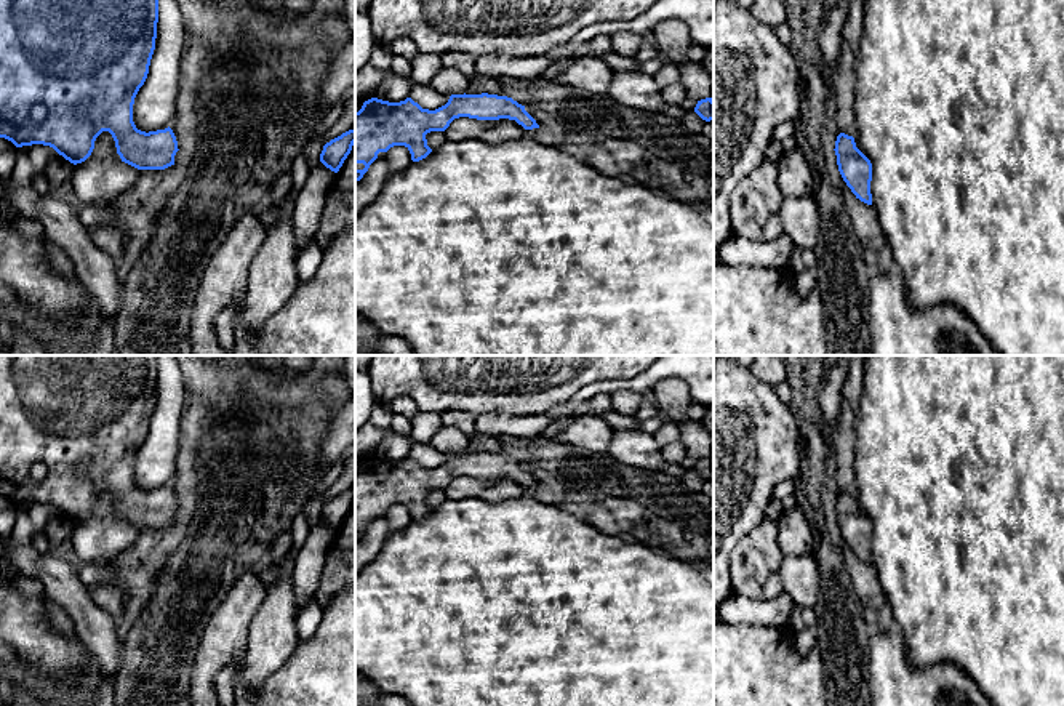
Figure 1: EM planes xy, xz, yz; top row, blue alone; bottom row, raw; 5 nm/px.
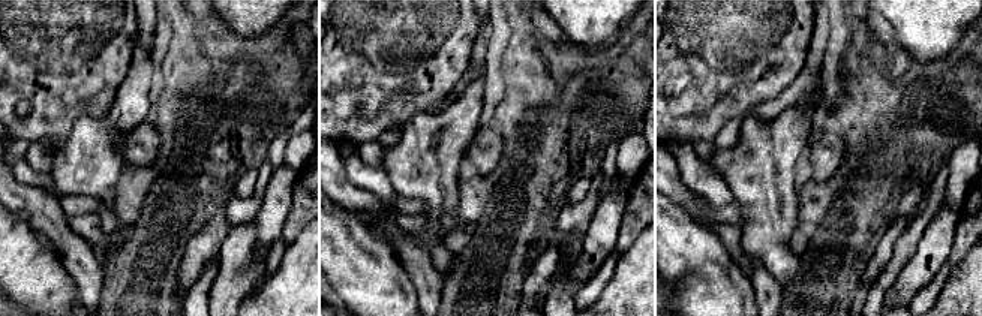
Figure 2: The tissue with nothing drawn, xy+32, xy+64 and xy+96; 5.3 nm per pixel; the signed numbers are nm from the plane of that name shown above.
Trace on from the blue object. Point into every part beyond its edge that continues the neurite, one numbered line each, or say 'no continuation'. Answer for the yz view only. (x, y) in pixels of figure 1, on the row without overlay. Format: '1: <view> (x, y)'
no continuation

